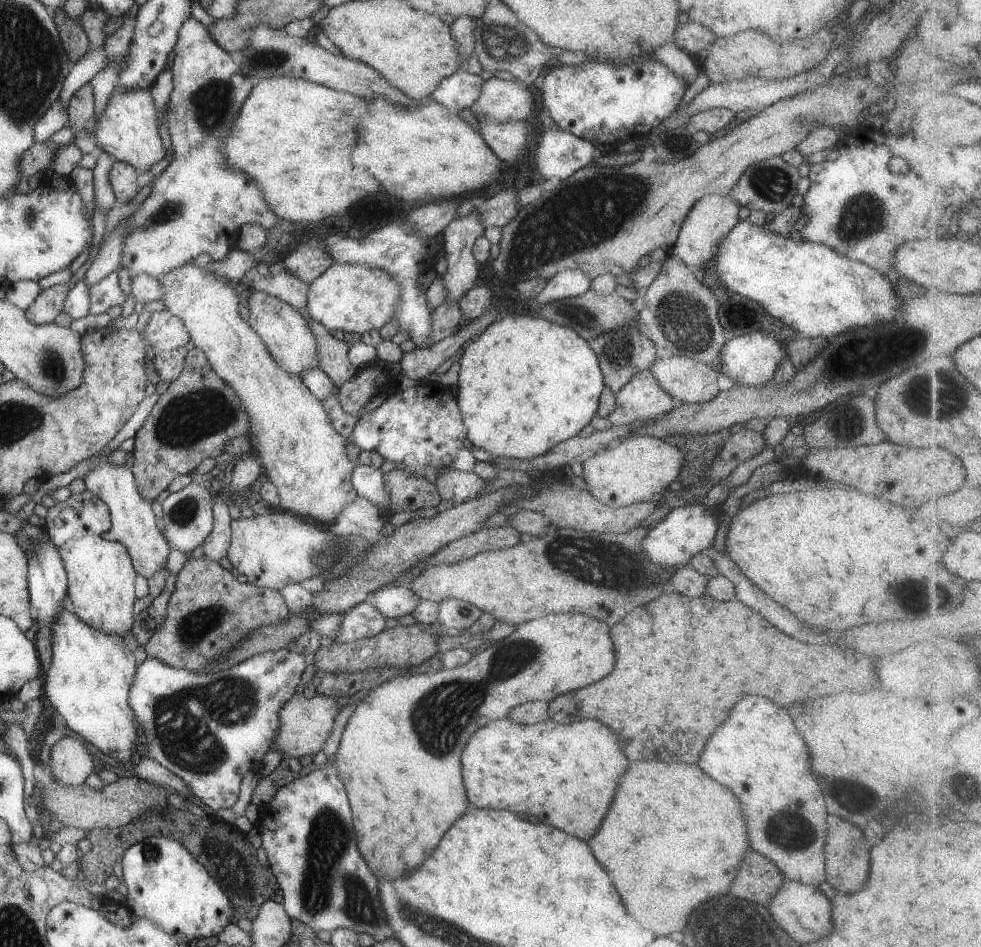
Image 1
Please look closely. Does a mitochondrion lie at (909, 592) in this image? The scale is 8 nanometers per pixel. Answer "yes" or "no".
yes

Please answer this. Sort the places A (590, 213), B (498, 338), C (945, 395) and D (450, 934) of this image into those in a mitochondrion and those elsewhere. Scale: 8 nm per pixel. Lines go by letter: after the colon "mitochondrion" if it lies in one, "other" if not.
A: mitochondrion
B: other
C: mitochondrion
D: mitochondrion

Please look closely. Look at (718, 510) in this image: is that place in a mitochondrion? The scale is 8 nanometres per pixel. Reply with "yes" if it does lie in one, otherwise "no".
no

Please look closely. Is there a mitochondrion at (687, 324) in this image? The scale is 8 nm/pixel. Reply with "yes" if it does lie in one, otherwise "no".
yes

